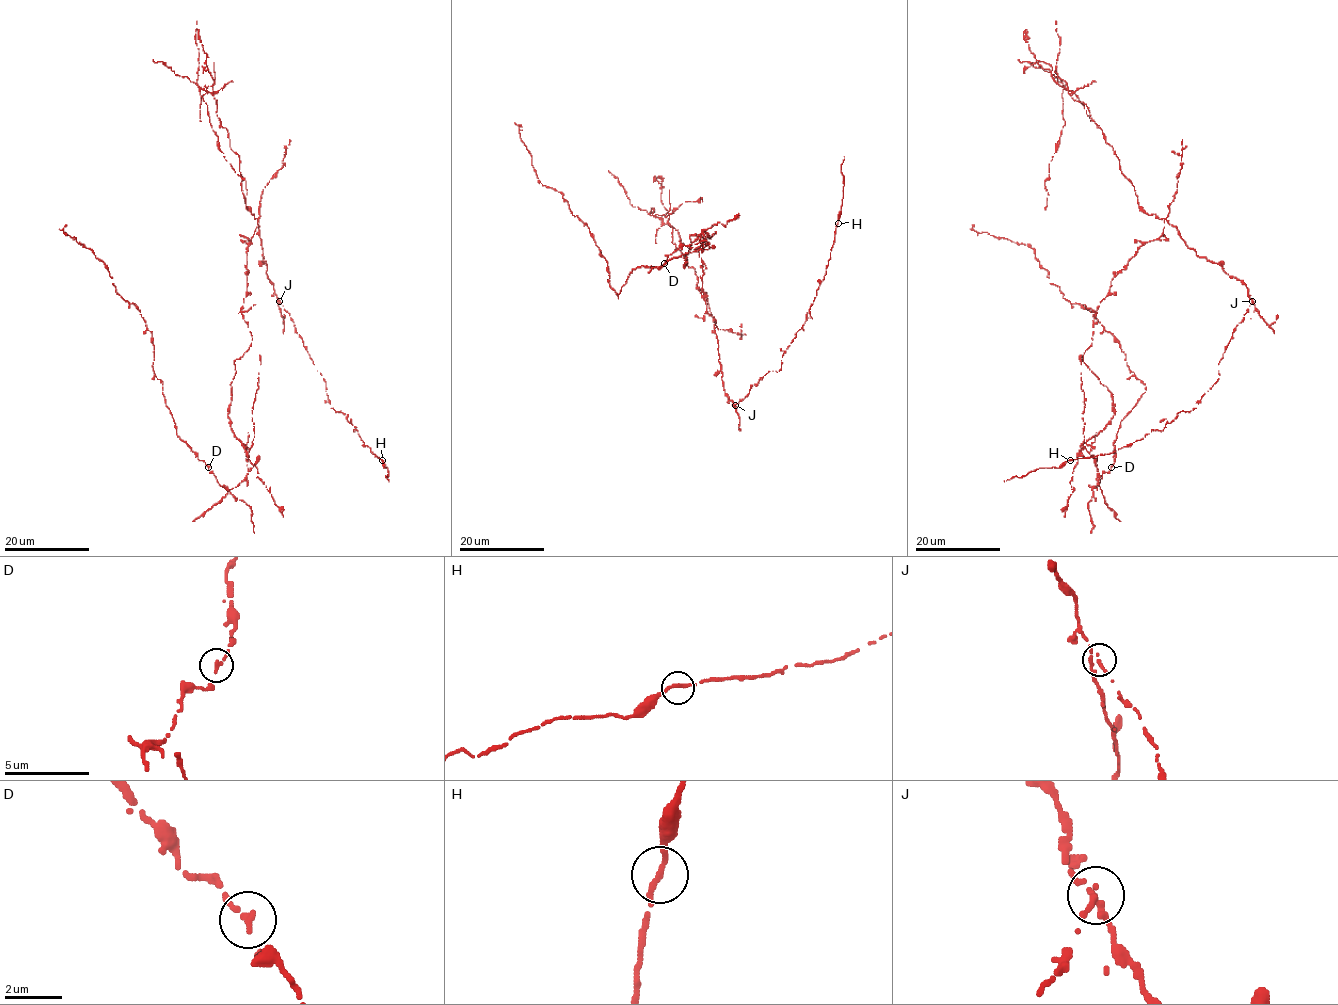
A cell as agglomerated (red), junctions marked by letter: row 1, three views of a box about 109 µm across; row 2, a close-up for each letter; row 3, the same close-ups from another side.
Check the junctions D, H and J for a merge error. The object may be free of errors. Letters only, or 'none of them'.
J

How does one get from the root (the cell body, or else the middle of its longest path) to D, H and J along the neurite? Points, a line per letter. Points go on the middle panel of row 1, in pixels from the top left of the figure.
D: (705, 245), (699, 235), (690, 235), (683, 266), (697, 239), (703, 250), (685, 253), (679, 247), (664, 263)
H: (705, 245), (697, 248), (702, 291), (725, 393), (735, 404), (779, 371), (811, 317), (838, 223)
J: (705, 245), (697, 248), (702, 261), (702, 291), (706, 311), (714, 317), (725, 393), (735, 405)

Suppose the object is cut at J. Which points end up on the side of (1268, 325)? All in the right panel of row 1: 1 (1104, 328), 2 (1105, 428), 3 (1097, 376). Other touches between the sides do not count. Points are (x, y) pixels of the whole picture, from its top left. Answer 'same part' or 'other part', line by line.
1: other part
2: same part
3: same part

